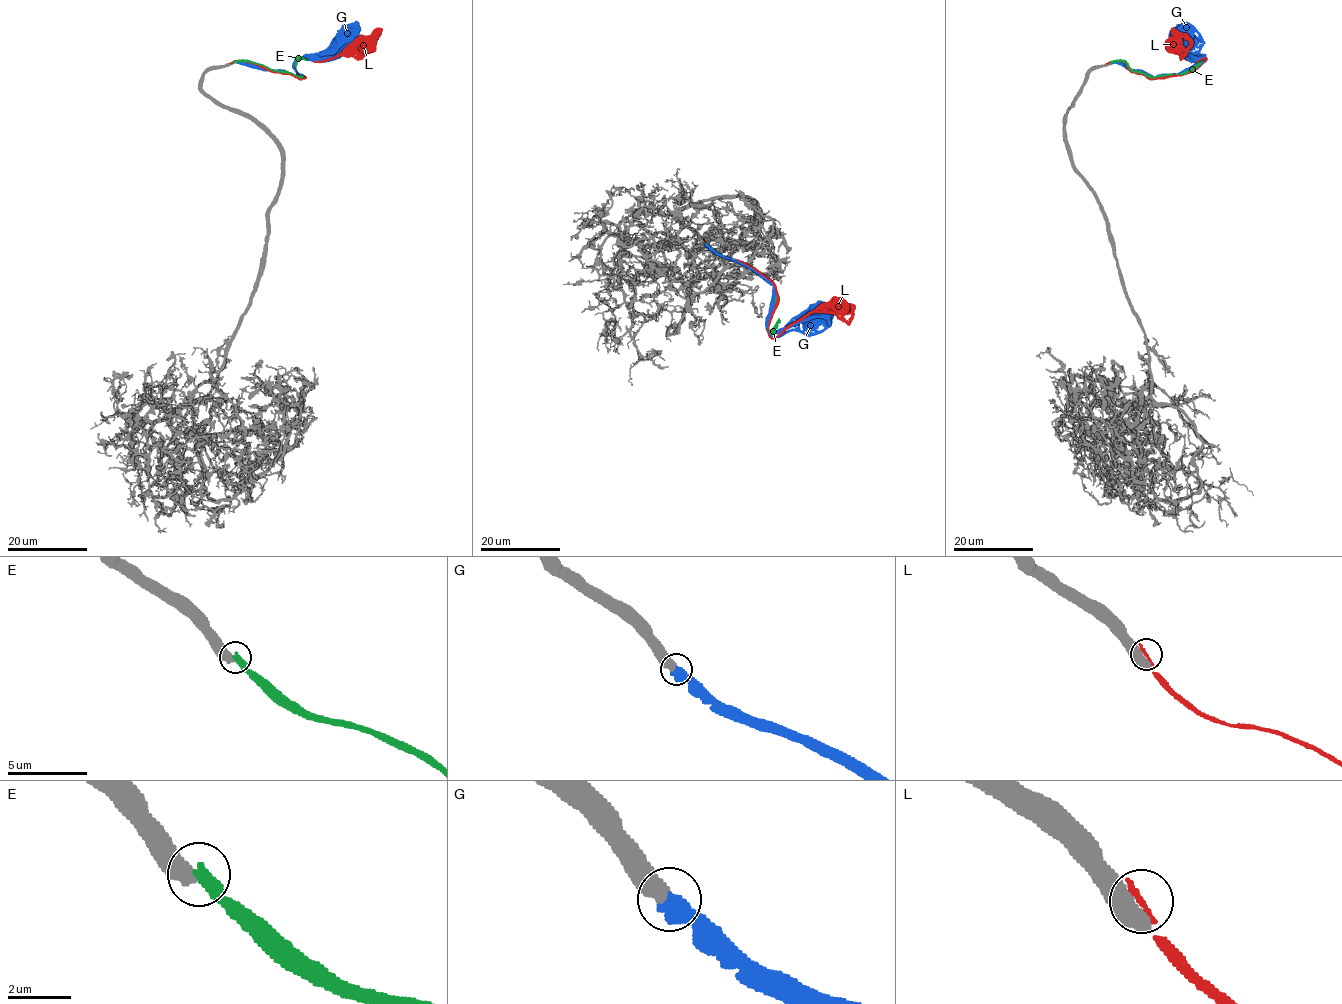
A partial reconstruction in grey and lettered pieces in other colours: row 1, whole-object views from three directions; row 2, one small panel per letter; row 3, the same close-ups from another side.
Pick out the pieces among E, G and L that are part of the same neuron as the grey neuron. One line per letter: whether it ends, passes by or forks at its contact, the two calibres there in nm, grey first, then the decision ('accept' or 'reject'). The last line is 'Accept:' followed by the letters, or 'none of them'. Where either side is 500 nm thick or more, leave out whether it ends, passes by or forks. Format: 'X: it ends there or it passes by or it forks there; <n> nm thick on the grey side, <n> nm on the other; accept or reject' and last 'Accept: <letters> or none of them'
E: it ends there; 440 nm thick on the grey side, 400 nm on the other; reject
G: it ends there; 400 nm thick on the grey side, 440 nm on the other; accept
L: 650 nm thick on the grey side, 260 nm on the other; reject
Accept: G

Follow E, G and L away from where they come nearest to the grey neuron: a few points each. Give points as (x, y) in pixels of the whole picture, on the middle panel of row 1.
E: (706, 243), (722, 255), (752, 266), (774, 286), (775, 306), (768, 324), (769, 331), (779, 318)
G: (706, 244), (757, 271), (773, 286), (769, 332), (782, 332), (799, 320), (827, 318), (833, 312)
L: (705, 240), (717, 254), (750, 265), (774, 285), (771, 337), (815, 311), (855, 306)

